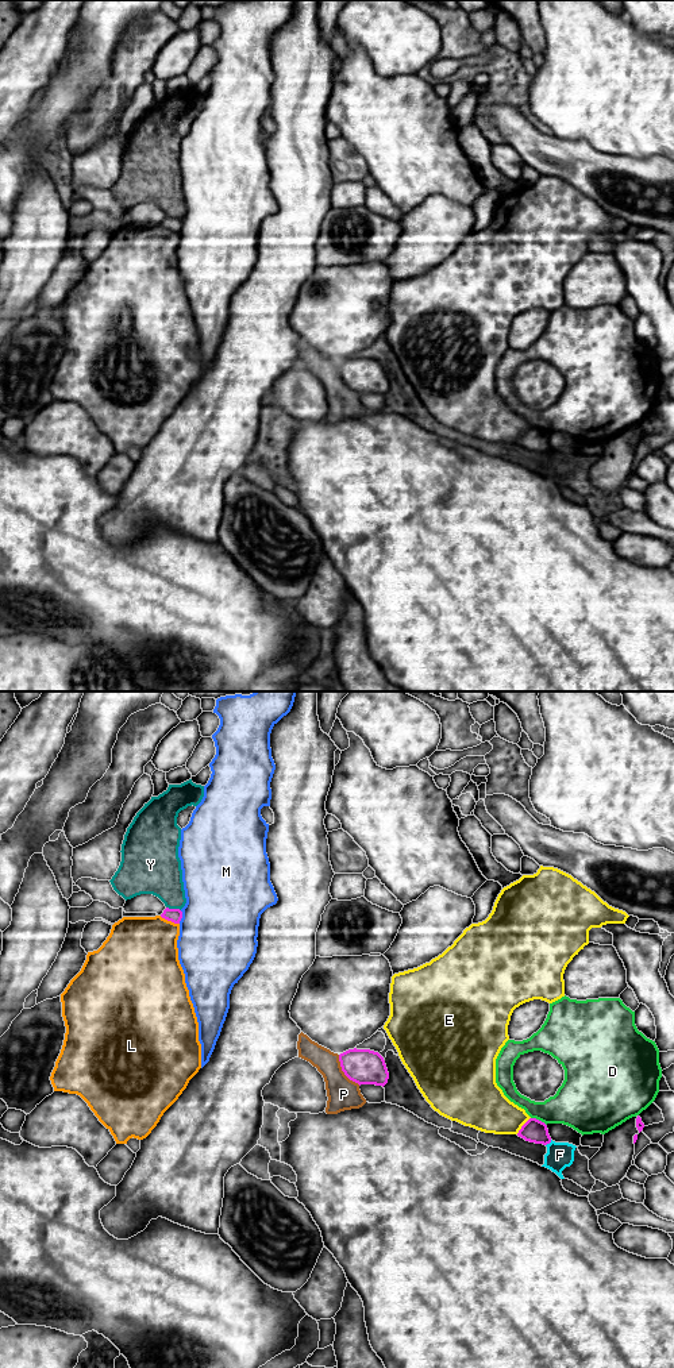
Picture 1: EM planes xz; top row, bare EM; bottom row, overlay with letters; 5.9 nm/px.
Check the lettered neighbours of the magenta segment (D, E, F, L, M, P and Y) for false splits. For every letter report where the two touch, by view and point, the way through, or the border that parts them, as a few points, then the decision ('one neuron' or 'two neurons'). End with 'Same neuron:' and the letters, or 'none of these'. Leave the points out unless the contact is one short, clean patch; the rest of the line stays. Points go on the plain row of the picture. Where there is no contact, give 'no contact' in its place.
D: meets magenta in xz at (539, 430); two neurons
E: meets magenta in xz at (523, 434); two neurons
F: meets magenta in xz at (549, 451); two neurons
L: meets magenta in xz at (169, 228); two neurons
M: meets magenta in xz at (181, 226); two neurons
P: meets magenta in xz at (343, 380); border along xz (338, 363), (341, 378), (359, 393); two neurons
Y: meets magenta in xz at (173, 218); two neurons
Same neuron: none of these

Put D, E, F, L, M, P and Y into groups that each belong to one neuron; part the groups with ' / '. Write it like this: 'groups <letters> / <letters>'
groups D / E / F / L / M / P Y

